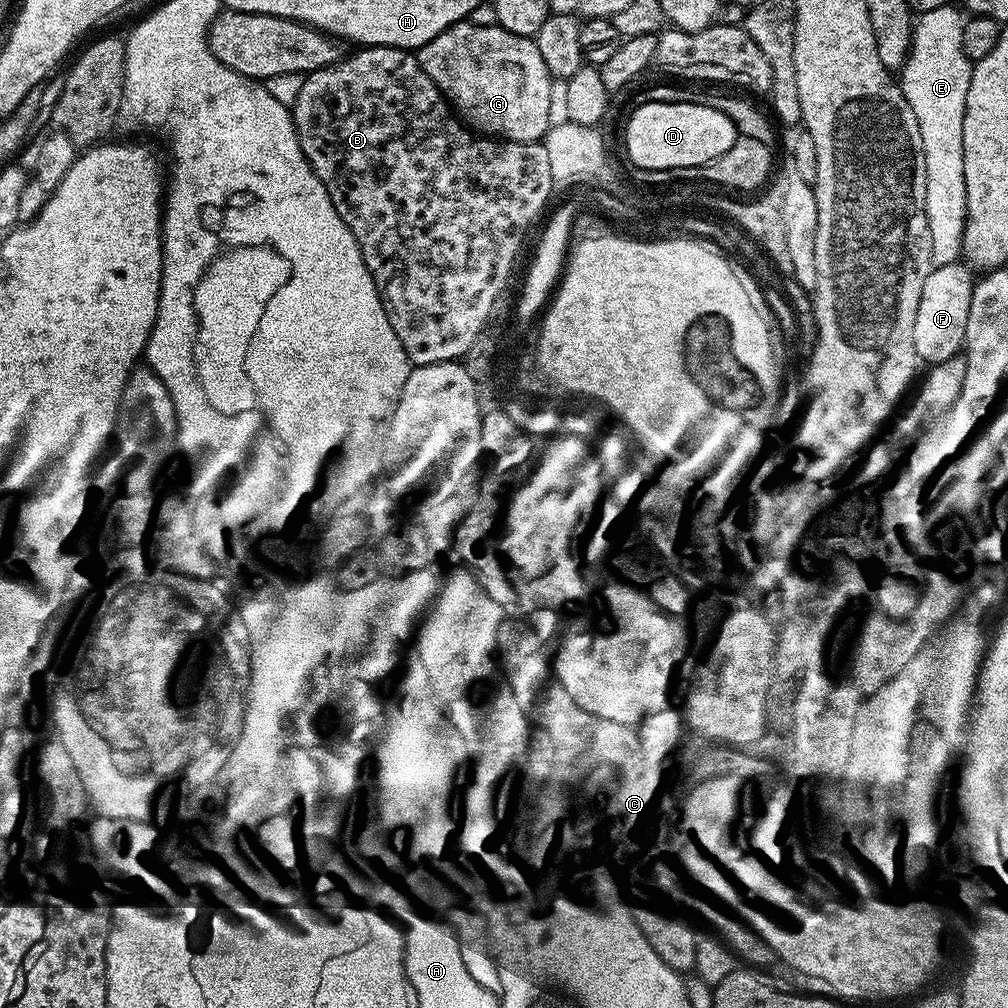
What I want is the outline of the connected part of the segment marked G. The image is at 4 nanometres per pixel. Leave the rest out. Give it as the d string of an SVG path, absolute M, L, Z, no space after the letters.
M461 22L442 30L438 38L430 38L430 42L426 42L415 53L415 57L469 129L501 141L535 144L544 140L550 129L547 119L550 88L554 78L546 70L546 62L542 62L542 54L538 54L538 46L533 37L510 33L499 24L472 25Z

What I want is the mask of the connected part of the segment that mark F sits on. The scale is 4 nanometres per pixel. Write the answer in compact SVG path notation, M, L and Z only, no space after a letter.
M964 262L941 264L933 267L932 273L926 278L926 286L922 286L922 298L918 302L918 318L914 318L914 346L917 353L929 352L932 358L947 358L957 355L964 348L966 334L966 314L970 314L970 298L974 275Z

